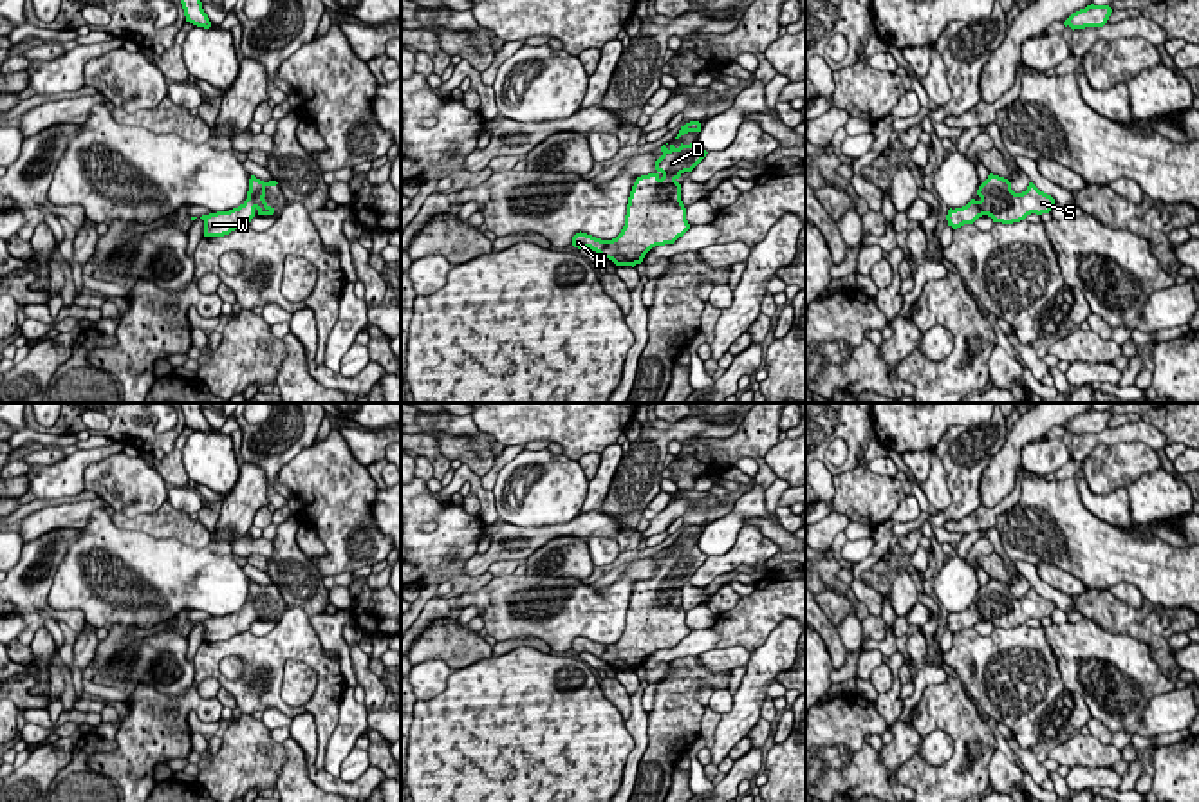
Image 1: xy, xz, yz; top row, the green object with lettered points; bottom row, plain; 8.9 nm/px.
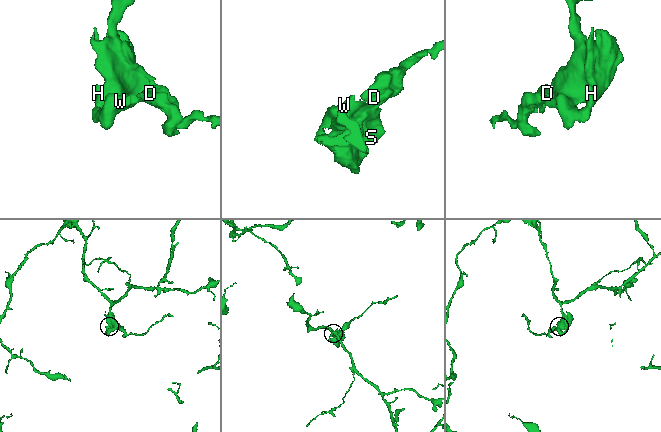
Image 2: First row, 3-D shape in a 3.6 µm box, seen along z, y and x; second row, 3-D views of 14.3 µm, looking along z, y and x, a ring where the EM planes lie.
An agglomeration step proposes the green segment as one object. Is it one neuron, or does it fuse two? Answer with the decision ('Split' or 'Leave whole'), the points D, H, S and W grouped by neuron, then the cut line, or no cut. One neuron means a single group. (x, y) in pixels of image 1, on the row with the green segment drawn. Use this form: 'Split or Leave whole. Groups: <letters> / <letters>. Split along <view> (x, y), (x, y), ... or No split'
Leave whole. Groups: D H S W. No split

